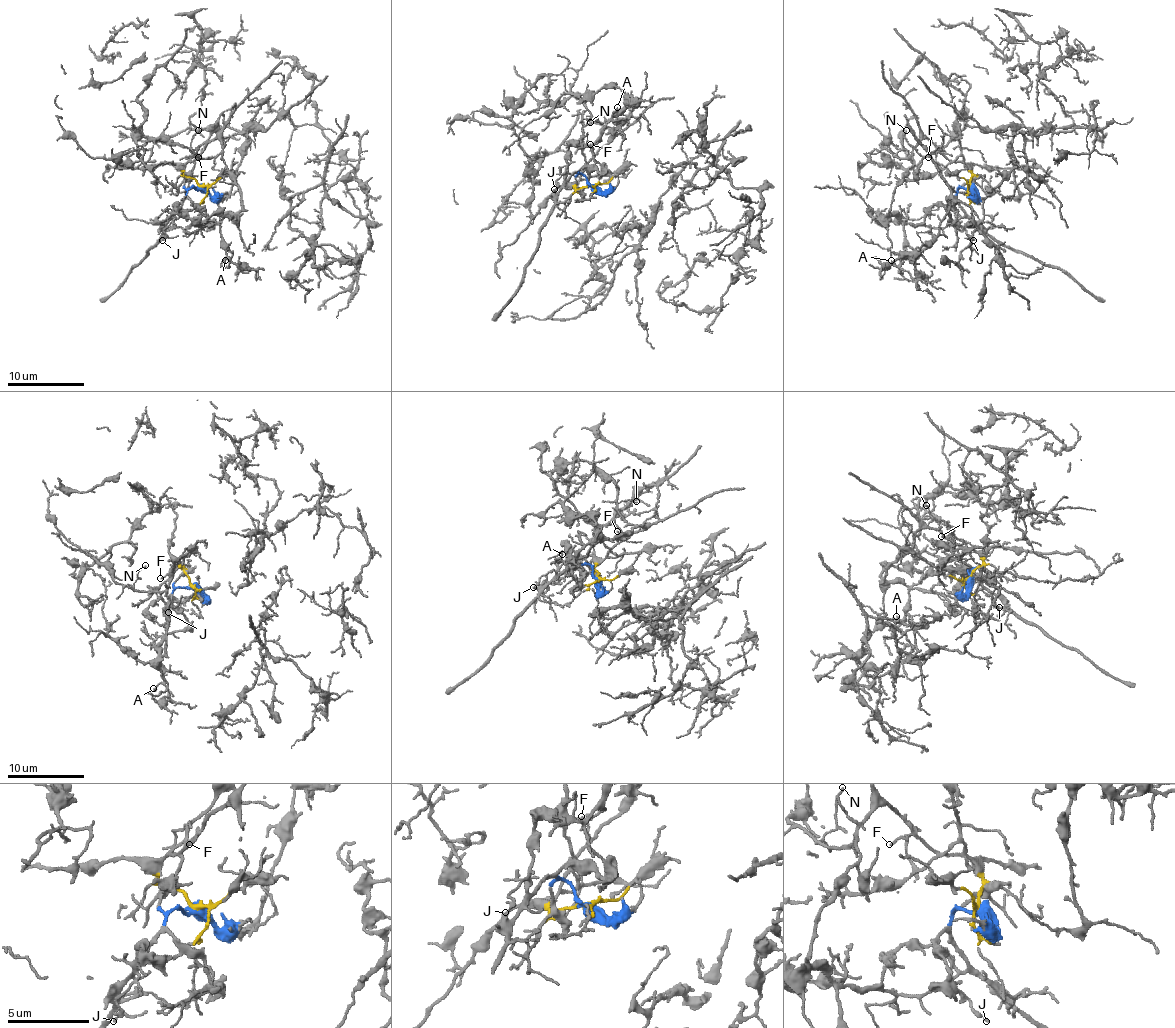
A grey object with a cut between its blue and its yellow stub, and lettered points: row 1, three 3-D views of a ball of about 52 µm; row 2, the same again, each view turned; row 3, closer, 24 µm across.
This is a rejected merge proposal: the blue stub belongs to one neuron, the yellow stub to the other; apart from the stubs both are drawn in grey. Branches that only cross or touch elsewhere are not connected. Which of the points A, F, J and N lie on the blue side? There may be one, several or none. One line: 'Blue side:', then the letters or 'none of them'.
Blue side: J

